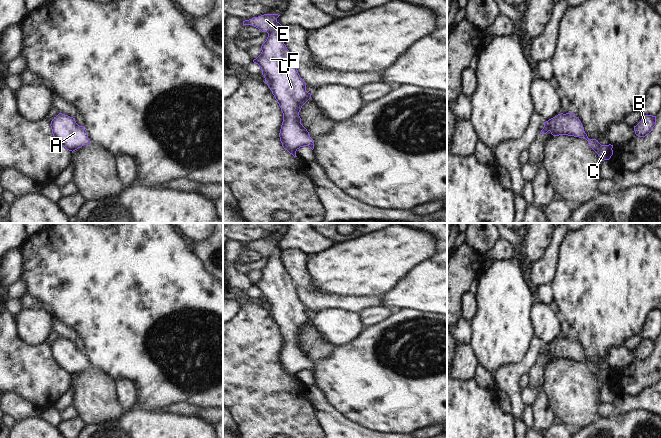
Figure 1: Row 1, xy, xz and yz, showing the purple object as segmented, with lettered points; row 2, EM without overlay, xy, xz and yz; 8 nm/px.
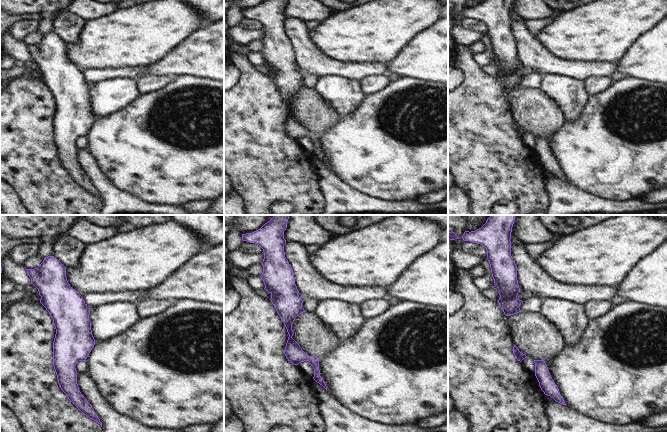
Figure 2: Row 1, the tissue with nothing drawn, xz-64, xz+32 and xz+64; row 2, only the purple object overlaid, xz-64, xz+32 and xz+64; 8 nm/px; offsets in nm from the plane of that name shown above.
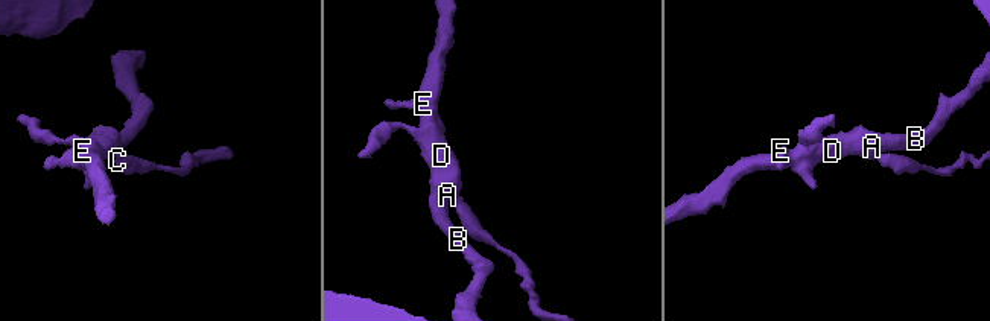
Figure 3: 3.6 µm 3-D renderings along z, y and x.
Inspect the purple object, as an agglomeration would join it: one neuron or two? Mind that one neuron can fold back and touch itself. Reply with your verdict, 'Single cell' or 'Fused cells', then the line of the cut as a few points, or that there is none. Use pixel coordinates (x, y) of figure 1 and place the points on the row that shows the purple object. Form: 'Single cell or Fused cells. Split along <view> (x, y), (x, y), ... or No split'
Single cell. No split

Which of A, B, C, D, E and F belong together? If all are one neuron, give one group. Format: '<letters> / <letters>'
A B C D E F

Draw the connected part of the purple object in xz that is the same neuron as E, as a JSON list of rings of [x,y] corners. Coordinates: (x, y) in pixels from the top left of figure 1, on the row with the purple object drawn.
[[[264,14],[243,21],[243,25],[252,25],[262,32],[268,33],[266,41],[261,46],[261,54],[253,62],[261,67],[262,75],[265,78],[264,83],[272,91],[283,113],[283,122],[279,133],[282,146],[294,157],[297,157],[296,151],[300,147],[309,146],[312,150],[314,149],[314,140],[301,124],[299,116],[302,106],[311,98],[312,94],[306,91],[306,83],[300,77],[292,55],[282,40],[280,33],[282,25],[277,21],[279,16],[278,14]]]

